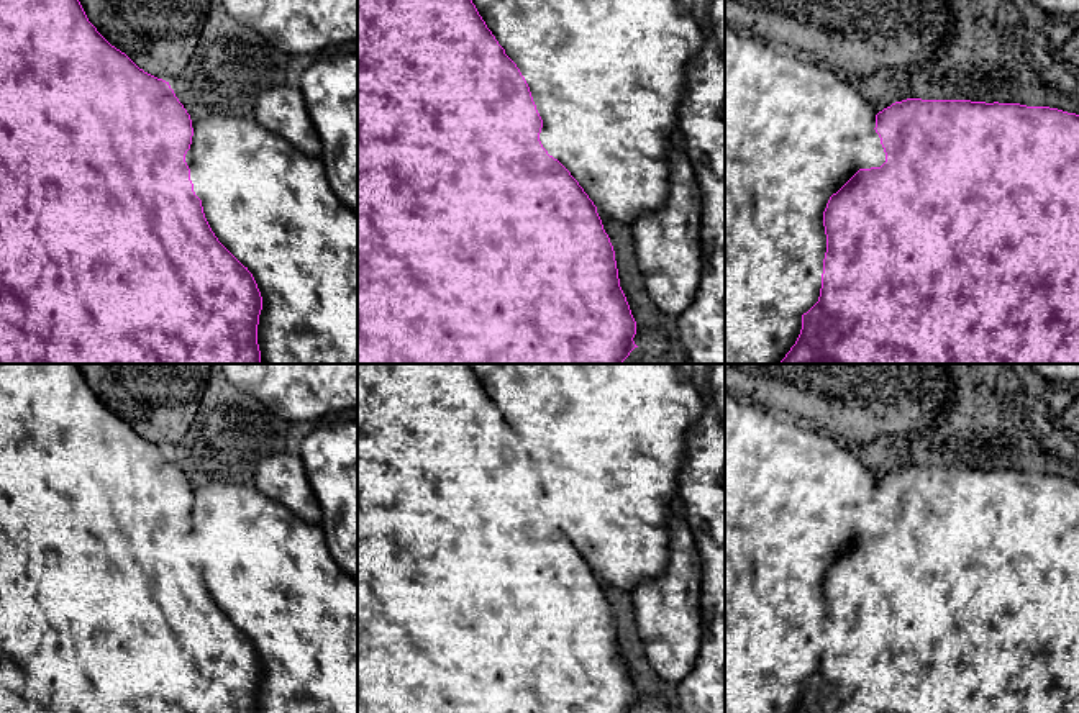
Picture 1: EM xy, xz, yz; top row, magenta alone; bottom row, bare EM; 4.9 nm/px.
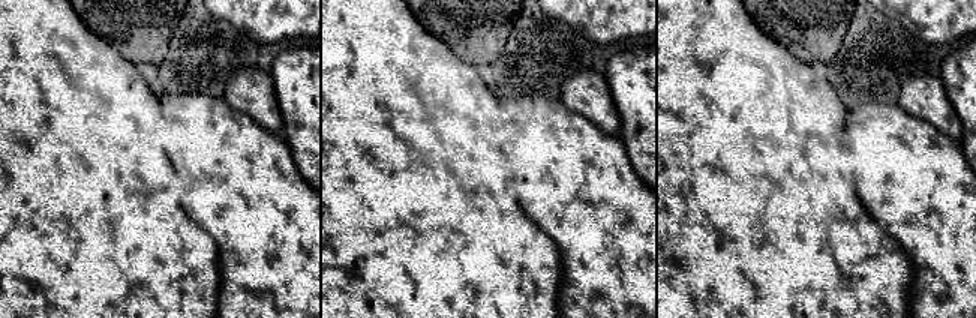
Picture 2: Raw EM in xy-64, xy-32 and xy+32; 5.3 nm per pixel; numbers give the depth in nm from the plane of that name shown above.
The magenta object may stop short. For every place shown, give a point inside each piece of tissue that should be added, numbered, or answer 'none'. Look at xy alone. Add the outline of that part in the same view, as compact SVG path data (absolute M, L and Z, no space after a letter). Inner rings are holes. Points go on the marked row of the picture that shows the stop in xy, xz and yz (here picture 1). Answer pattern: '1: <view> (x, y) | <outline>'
none

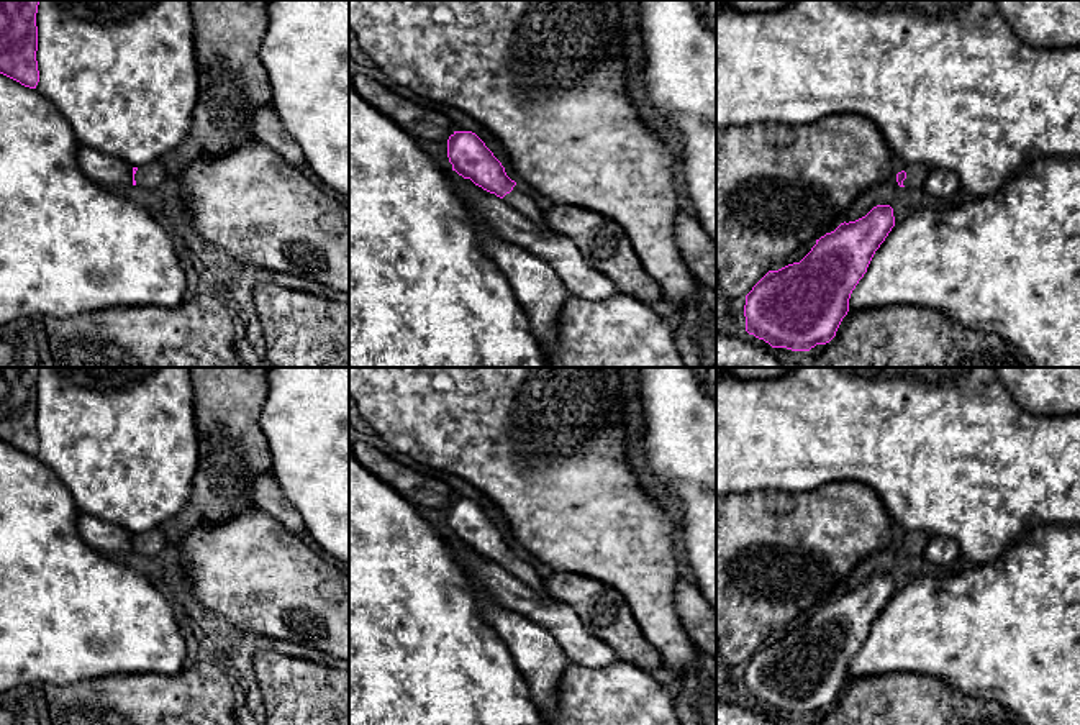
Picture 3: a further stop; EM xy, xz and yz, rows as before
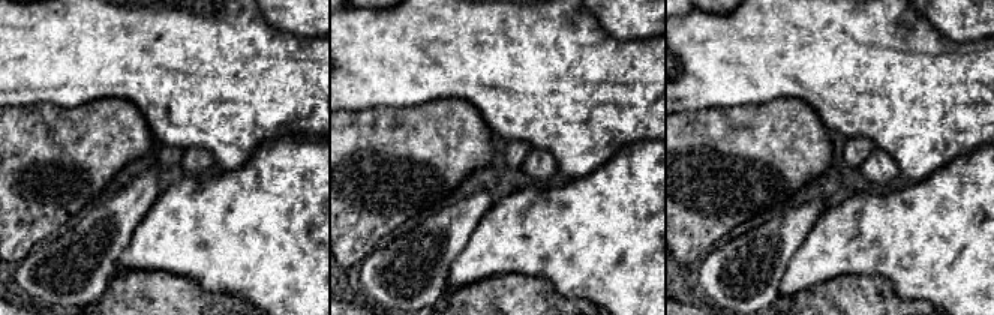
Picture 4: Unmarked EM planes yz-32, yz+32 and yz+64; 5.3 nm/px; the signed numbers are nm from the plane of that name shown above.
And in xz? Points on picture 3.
1: xz (517, 199) | M516 184L510 194L506 194L503 198L510 207L513 207L516 212L524 215L529 221L546 226L544 212L536 205L533 198L529 198Z

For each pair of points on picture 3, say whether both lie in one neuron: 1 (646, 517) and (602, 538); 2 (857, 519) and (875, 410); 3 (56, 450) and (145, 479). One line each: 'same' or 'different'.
1: same
2: different
3: same

